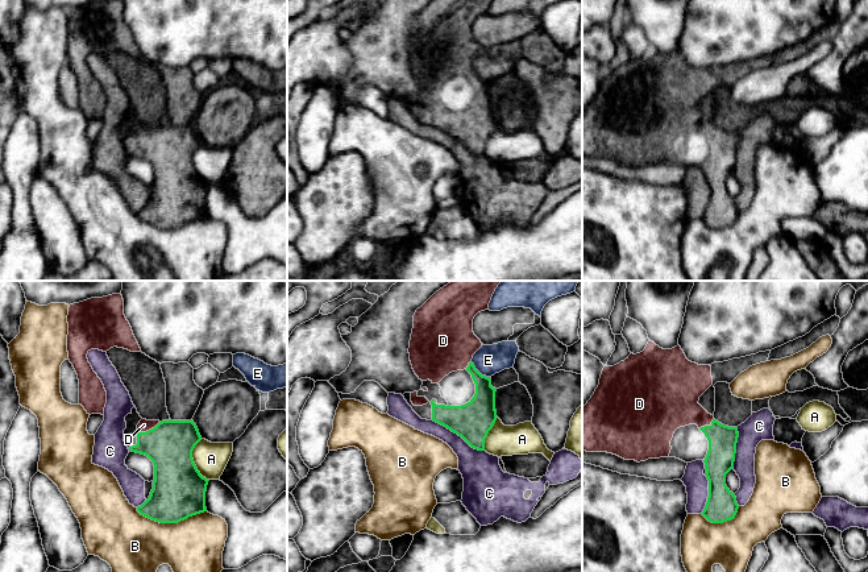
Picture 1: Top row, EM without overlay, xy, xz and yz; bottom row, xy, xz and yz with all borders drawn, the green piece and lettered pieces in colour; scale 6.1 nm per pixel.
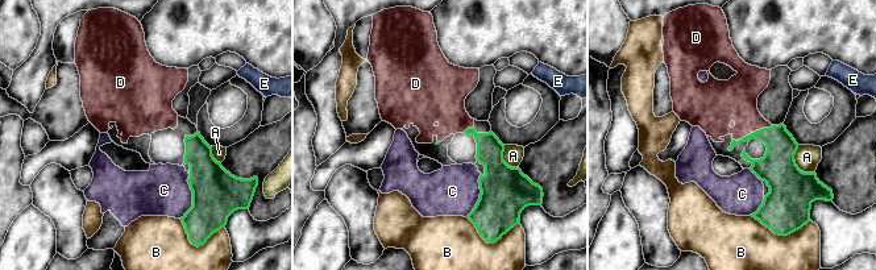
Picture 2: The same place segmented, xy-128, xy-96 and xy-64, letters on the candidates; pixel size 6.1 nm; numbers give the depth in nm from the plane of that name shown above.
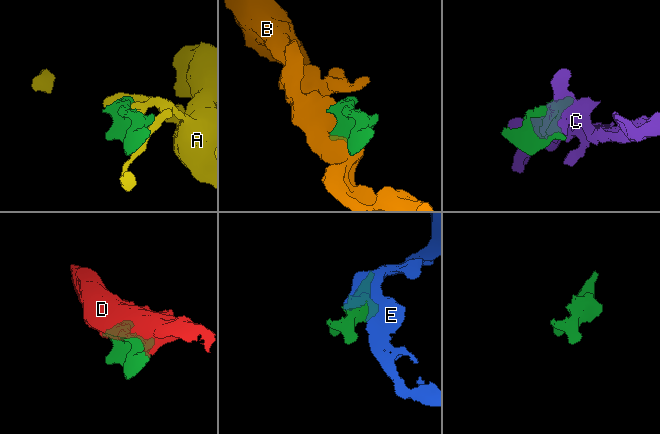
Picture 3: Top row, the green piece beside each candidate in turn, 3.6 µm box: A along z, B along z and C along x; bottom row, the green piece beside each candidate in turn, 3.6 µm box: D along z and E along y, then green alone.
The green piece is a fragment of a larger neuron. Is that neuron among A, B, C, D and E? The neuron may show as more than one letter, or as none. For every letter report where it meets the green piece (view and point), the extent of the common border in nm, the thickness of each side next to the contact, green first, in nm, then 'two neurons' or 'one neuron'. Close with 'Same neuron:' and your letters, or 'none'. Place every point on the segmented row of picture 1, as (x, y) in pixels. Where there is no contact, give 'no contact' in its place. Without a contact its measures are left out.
A: xy (192, 460) | 260 nm | 320/200 nm | two neurons
B: xy (170, 522) | 440 nm | 320/340 nm | two neurons
C: xz (459, 435) | 380 nm | 240/220 nm | two neurons
D: xy (149, 430) | 150 nm | 280/70 nm | one neuron
E: xz (478, 372) | 160 nm | 190/180 nm | two neurons
Same neuron: D

